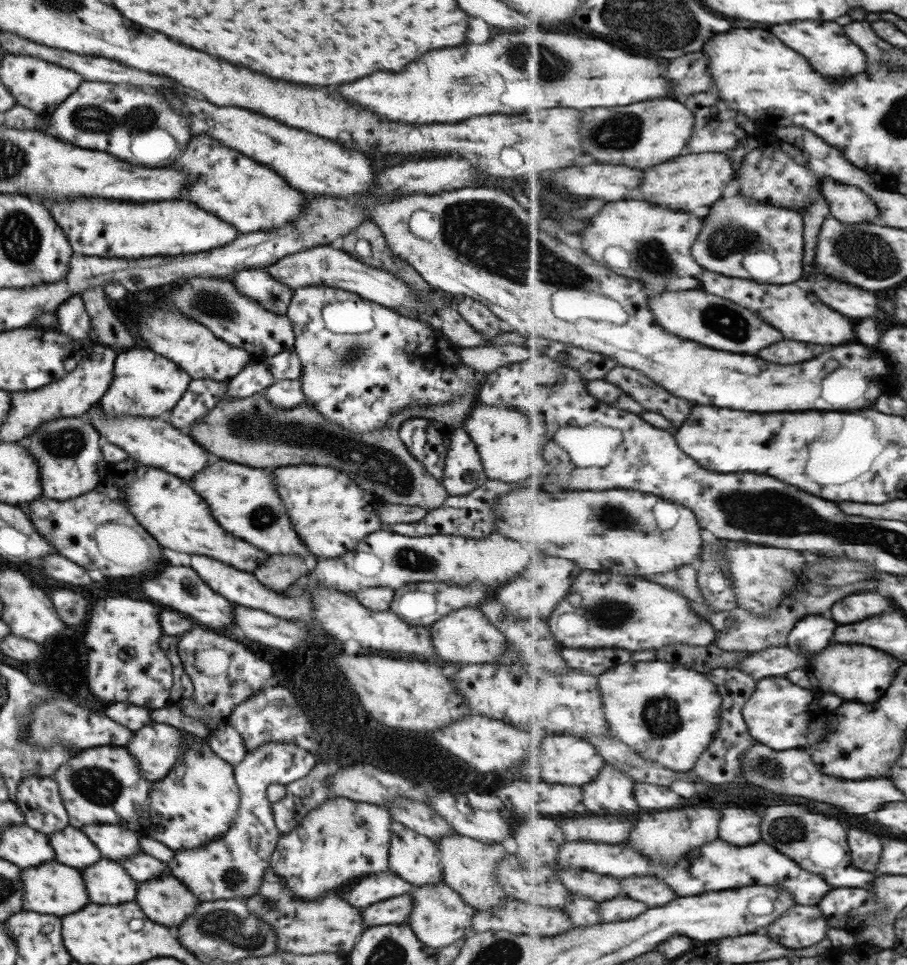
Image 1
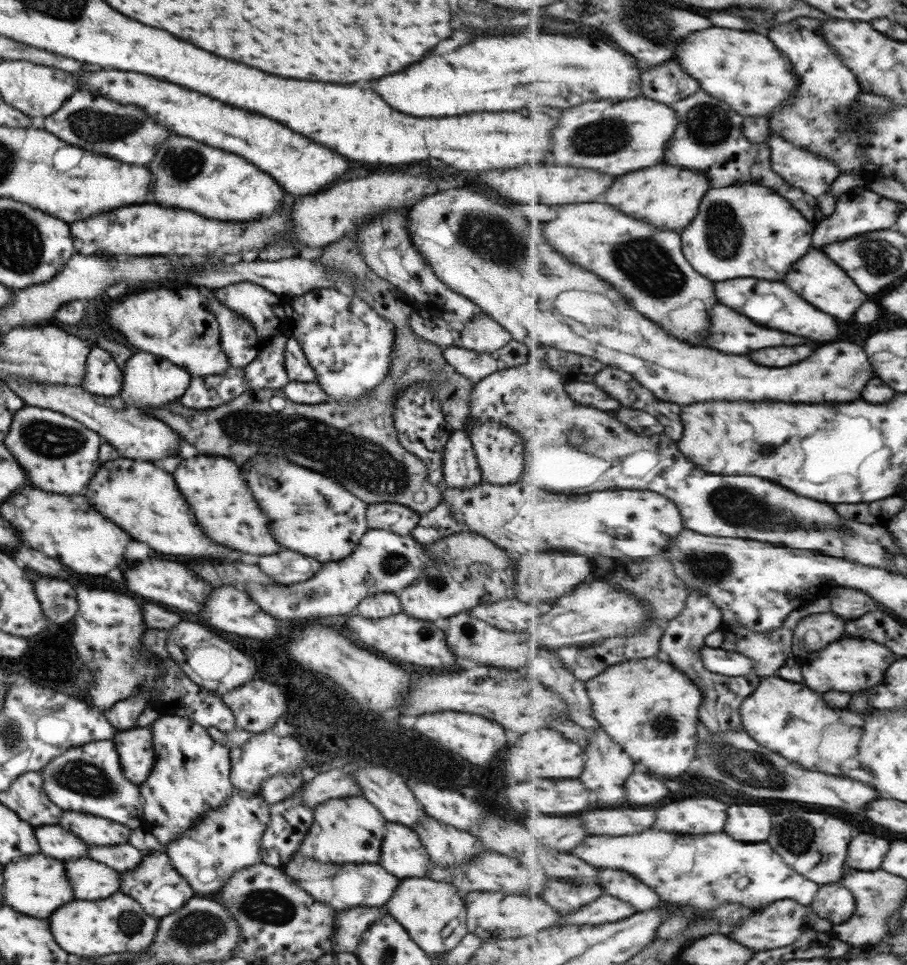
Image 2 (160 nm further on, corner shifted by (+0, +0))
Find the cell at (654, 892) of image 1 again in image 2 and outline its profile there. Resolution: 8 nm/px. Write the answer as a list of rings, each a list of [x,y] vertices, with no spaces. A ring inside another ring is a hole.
[[[609,867],[597,869],[600,884],[605,888],[605,892],[630,902],[639,912],[651,910],[661,902],[659,892],[655,892],[648,884],[629,872],[613,870]]]

